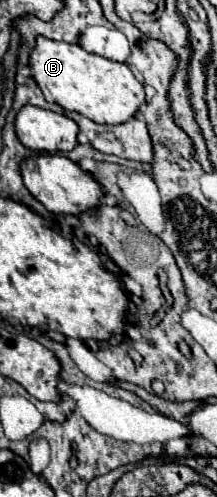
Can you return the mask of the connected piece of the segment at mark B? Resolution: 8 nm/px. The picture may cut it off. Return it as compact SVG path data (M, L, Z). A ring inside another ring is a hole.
M39 35L29 55L29 67L31 77L49 103L57 103L63 109L81 113L95 123L125 123L135 115L139 105L145 103L145 87L135 79L127 65L87 53L75 43L53 41Z

